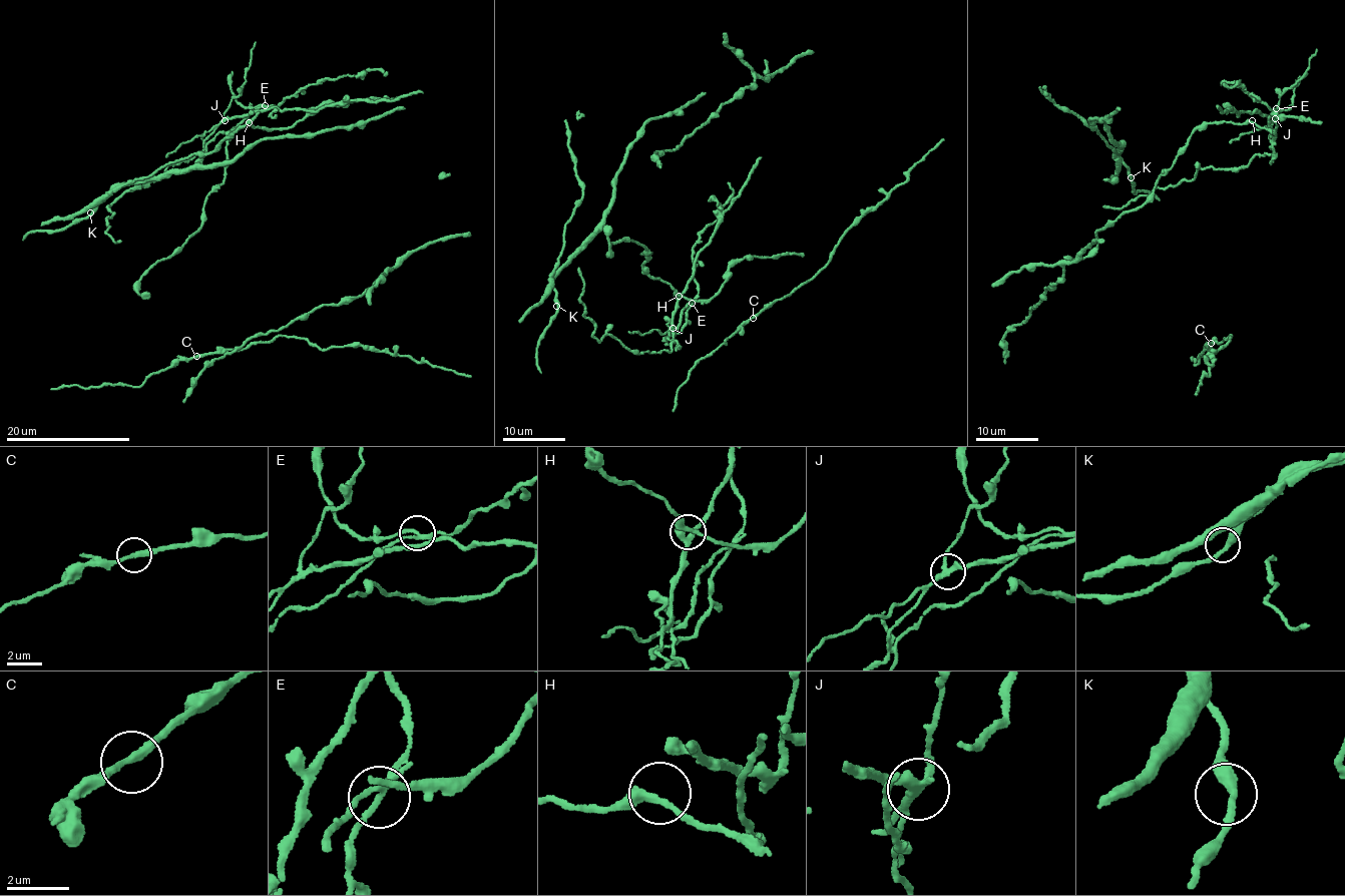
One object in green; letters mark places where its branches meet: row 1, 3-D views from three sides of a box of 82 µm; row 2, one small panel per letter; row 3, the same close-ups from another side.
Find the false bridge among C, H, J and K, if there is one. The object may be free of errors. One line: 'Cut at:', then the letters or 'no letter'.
Cut at: J

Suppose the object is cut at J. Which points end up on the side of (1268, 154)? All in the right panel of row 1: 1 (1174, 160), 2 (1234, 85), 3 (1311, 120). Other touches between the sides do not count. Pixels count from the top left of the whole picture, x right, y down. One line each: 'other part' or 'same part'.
1: other part
2: same part
3: other part

